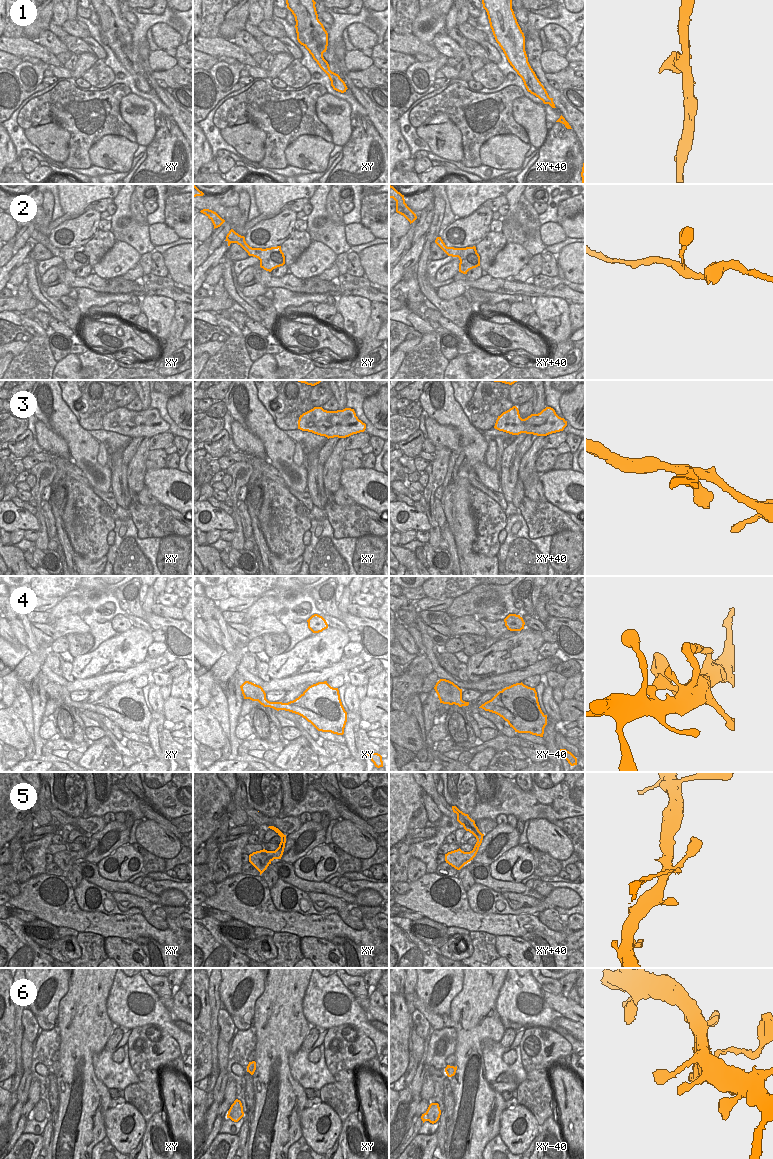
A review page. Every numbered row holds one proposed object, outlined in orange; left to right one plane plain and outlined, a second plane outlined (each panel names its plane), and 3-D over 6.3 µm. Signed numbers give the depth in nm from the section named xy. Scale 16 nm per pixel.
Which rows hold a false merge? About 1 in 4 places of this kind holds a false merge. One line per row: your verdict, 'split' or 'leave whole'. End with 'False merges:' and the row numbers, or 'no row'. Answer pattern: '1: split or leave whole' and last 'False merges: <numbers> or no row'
1: split
2: leave whole
3: leave whole
4: leave whole
5: leave whole
6: leave whole
False merges: 1

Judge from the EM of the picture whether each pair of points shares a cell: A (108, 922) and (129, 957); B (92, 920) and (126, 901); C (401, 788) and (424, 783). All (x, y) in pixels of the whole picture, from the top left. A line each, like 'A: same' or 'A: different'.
A: different
B: different
C: different

